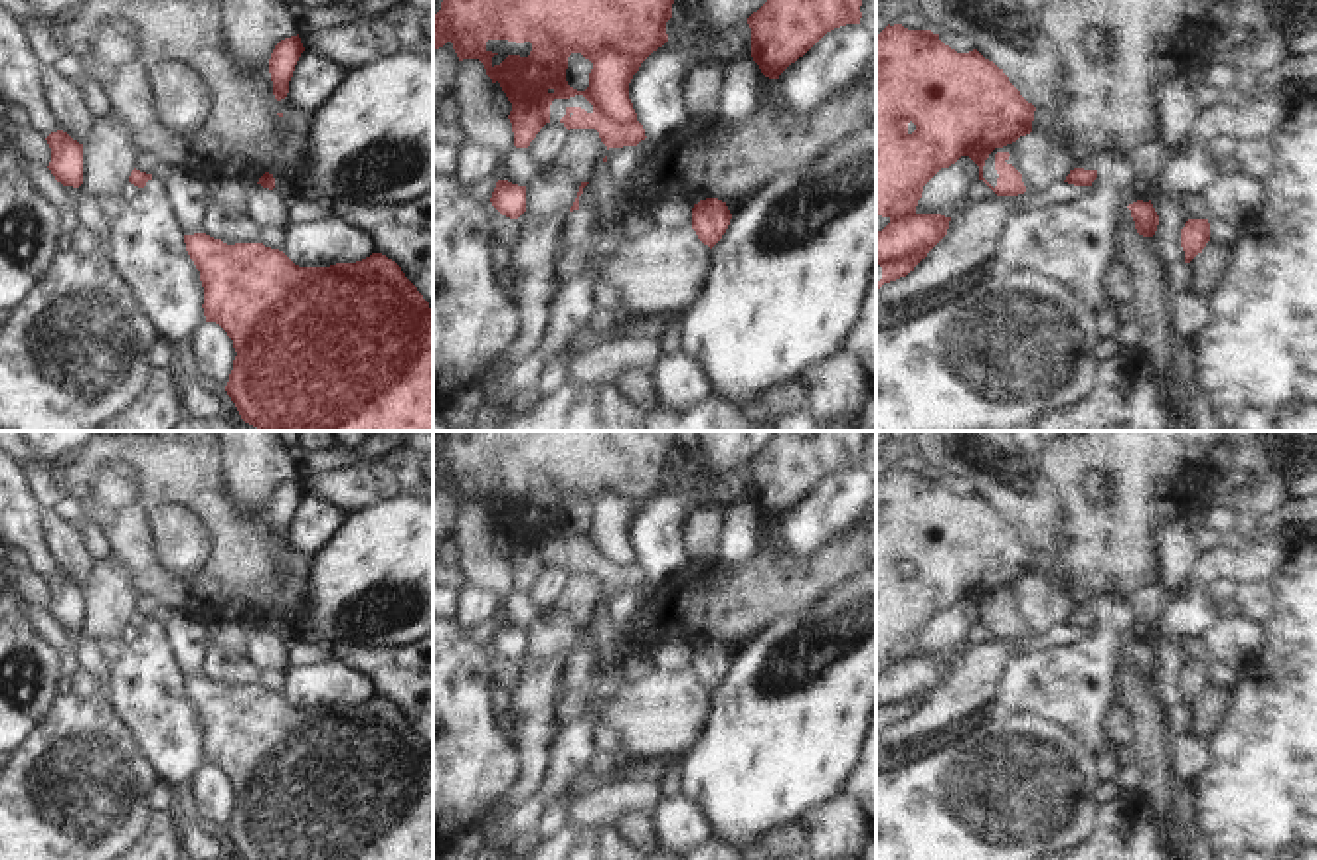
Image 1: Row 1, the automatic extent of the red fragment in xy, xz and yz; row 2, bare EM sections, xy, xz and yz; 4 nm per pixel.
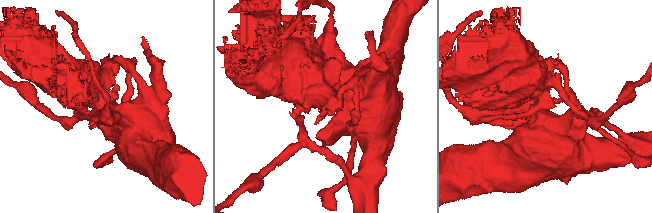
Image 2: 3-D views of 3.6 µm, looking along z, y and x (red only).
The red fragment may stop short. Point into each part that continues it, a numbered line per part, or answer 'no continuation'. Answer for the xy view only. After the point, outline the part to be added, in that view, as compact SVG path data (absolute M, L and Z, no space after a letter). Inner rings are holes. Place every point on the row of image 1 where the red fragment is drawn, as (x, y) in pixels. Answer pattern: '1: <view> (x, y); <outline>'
no continuation

